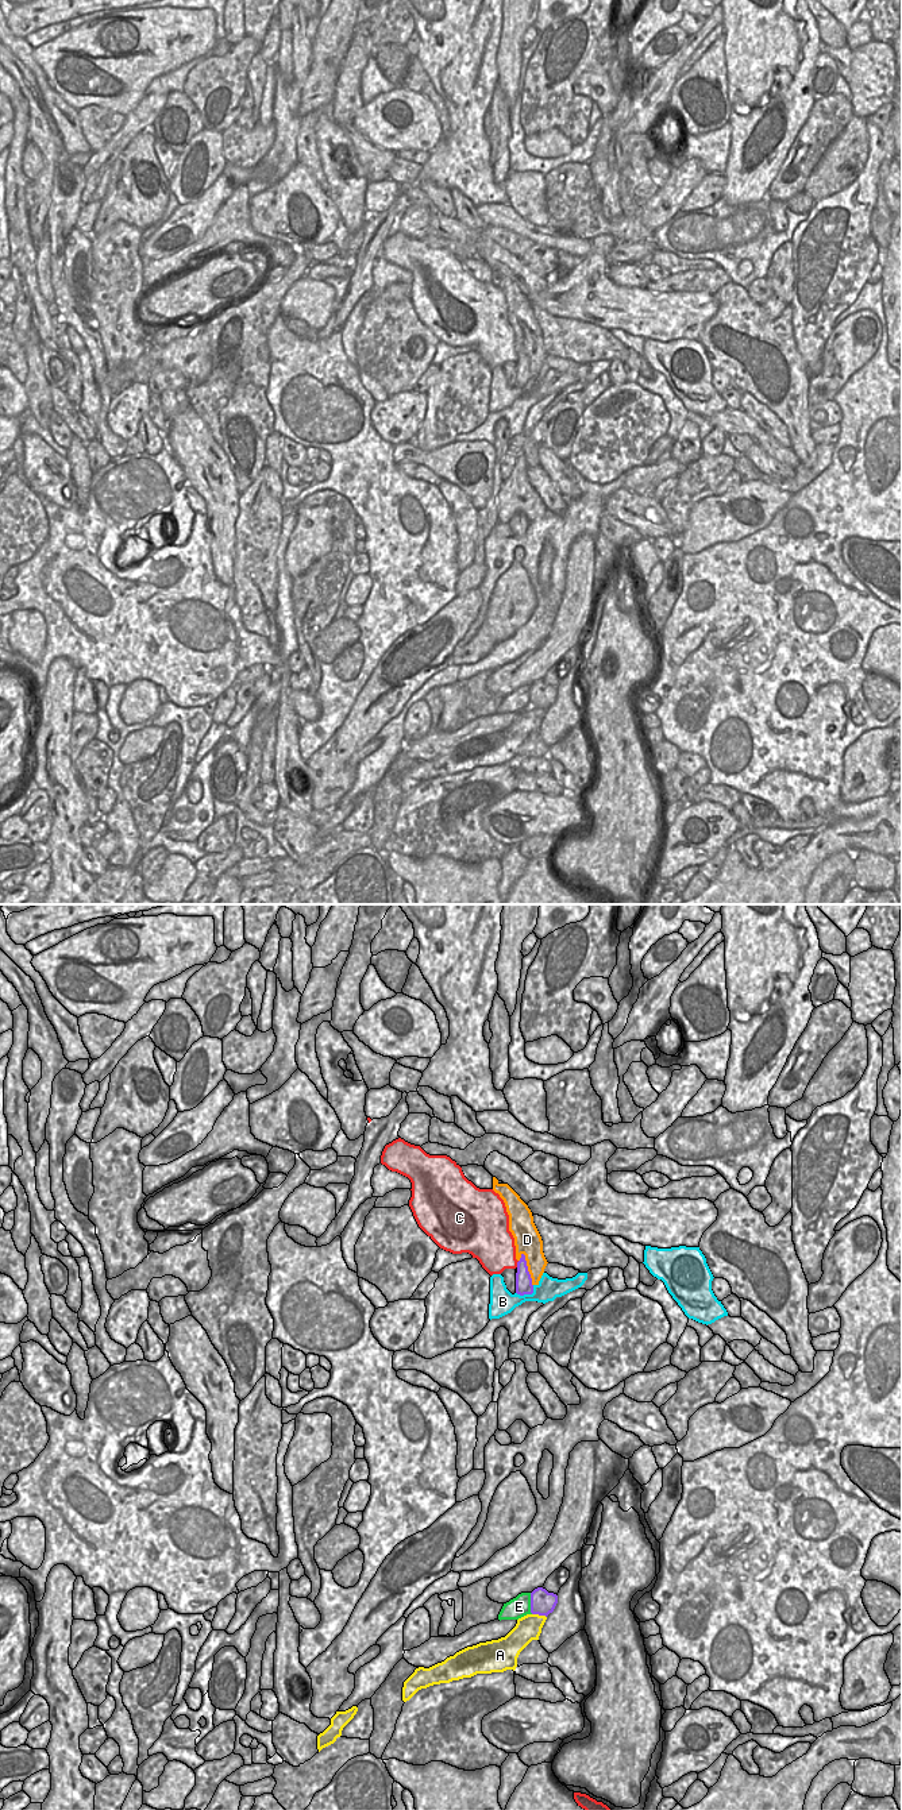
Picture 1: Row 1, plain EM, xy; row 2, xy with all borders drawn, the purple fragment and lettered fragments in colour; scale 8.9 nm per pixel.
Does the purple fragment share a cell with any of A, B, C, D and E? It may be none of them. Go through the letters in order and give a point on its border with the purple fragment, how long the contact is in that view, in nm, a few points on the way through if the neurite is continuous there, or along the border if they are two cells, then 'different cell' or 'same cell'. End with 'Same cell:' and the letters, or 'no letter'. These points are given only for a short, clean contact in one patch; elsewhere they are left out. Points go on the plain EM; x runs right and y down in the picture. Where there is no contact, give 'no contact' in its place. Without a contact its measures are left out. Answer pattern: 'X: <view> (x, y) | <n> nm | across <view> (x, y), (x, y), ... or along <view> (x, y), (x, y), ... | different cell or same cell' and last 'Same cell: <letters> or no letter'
A: xy (539, 707) | 140 nm | different cell
B: xy (527, 386) | 180 nm | along xy (534, 378), (531, 386), (516, 386) | different cell
C: xy (517, 357) | 70 nm | different cell
D: xy (527, 362) | 320 nm | different cell
E: xy (531, 697) | 190 nm | along xy (529, 686), (529, 703), (532, 706) | different cell
Same cell: no letter

